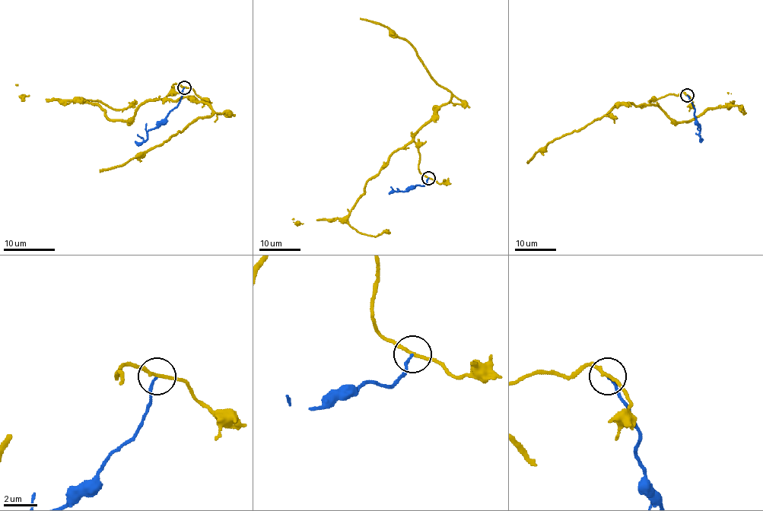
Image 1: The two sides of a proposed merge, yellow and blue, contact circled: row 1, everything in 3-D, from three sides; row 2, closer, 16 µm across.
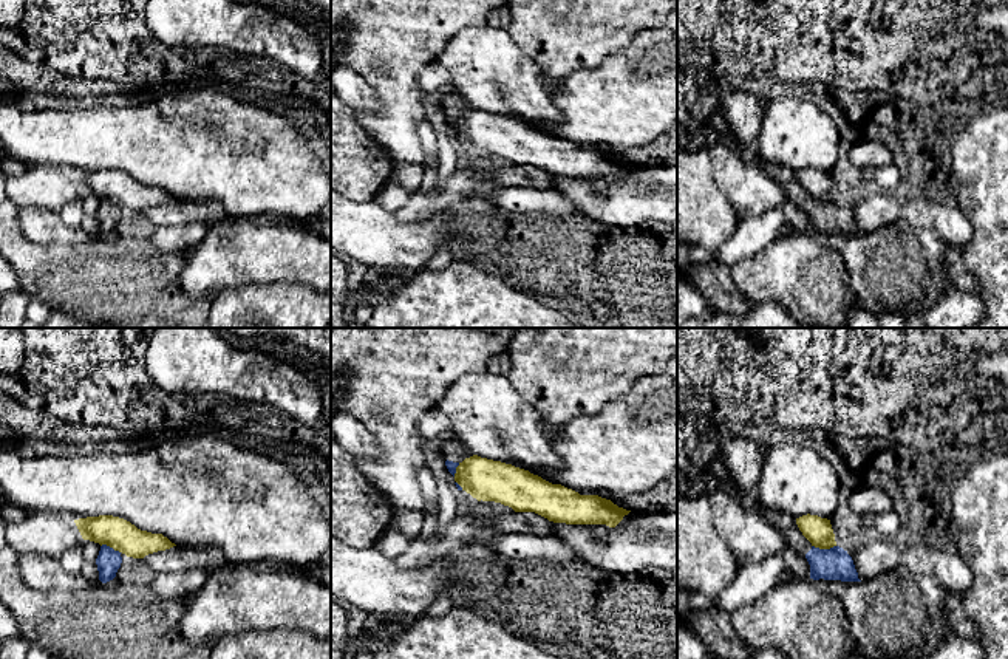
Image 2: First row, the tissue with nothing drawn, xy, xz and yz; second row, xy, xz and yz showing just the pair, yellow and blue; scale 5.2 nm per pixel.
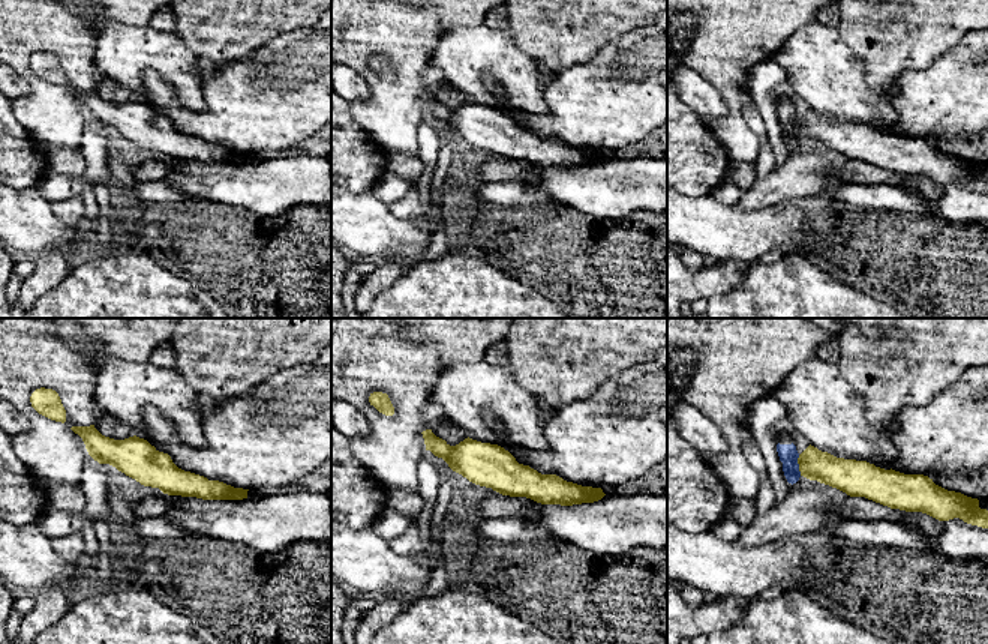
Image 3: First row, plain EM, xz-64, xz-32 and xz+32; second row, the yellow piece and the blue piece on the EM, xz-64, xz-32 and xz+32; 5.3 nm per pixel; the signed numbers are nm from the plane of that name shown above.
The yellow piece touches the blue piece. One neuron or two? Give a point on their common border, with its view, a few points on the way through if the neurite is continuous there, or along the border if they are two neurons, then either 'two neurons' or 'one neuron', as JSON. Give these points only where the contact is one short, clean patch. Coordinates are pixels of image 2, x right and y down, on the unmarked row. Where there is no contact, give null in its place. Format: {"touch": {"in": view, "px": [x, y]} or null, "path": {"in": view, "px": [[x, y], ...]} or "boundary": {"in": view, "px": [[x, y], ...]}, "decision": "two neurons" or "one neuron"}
{"touch": {"in": "yz", "px": [824, 201]}, "boundary": {"in": "yz", "px": [[812, 198], [820, 201], [835, 200]]}, "decision": "two neurons"}

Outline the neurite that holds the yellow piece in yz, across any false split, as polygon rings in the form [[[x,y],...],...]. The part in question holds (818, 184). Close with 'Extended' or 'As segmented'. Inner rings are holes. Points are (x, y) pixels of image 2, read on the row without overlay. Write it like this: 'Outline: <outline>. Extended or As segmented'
Outline: [[[807,167],[796,172],[796,178],[812,200],[819,203],[836,200],[830,173]]]. As segmented

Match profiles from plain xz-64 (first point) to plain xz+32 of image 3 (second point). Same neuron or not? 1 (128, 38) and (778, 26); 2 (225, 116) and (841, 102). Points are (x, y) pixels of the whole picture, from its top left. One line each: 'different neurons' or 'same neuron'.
1: different neurons
2: different neurons

